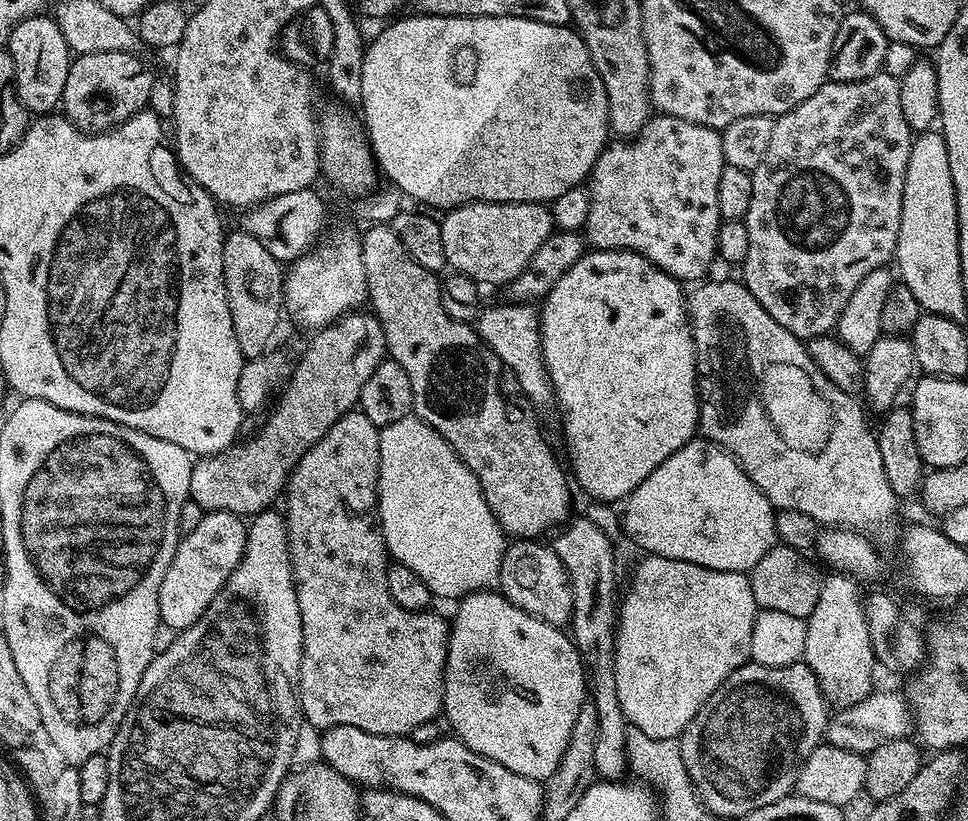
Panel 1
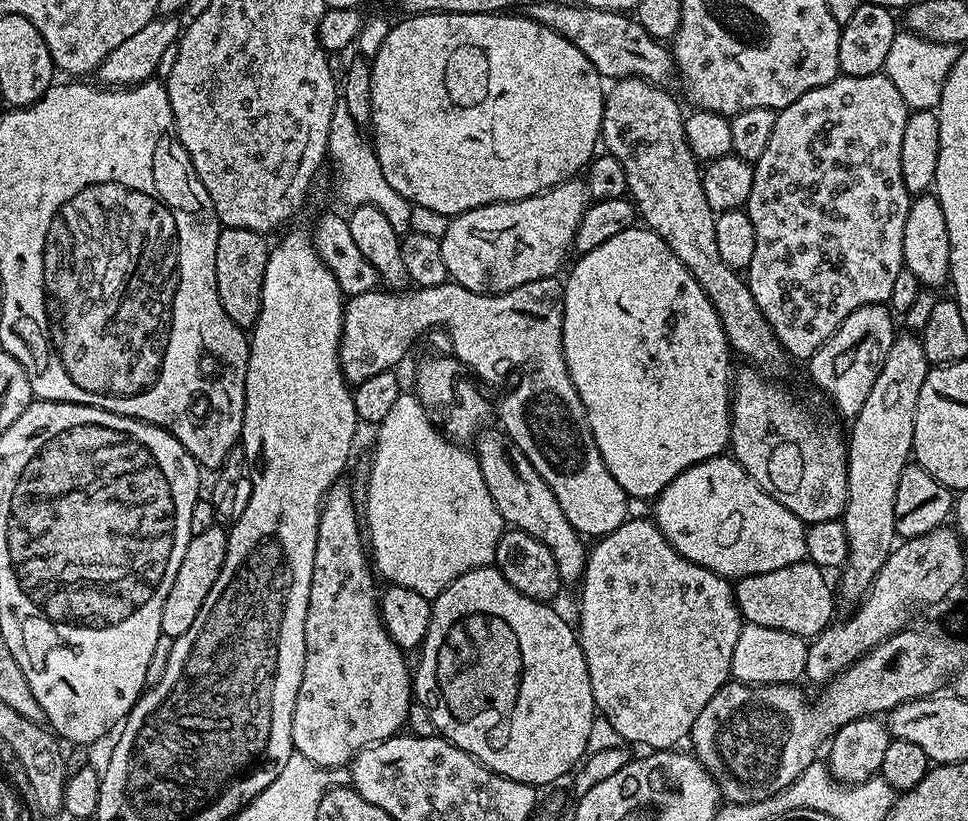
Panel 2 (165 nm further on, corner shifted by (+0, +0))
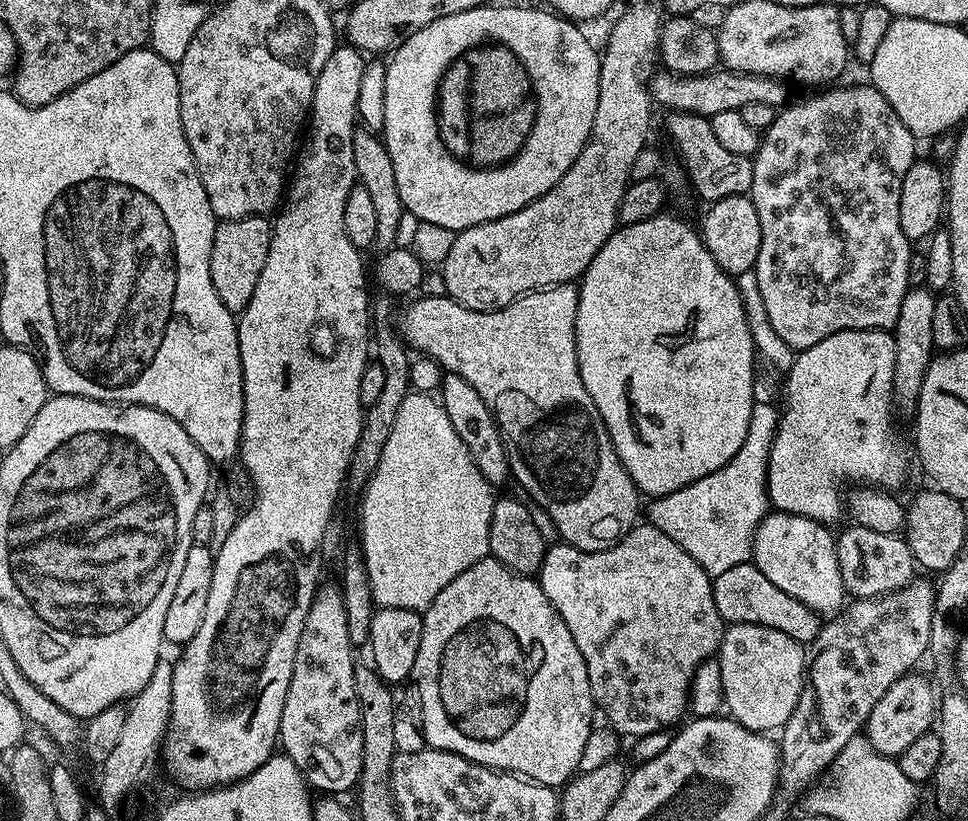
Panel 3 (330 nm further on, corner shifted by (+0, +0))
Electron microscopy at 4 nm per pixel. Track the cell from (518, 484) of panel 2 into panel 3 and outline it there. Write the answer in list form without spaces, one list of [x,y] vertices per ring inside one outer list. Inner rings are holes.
[[[445,372],[438,396],[446,410],[446,418],[450,418],[454,430],[458,430],[458,438],[462,438],[466,450],[470,450],[470,458],[474,458],[474,466],[478,466],[482,478],[486,478],[486,482],[493,486],[510,480],[508,455],[505,454],[504,444],[500,440],[500,427],[496,425],[486,402],[482,402],[482,394],[478,394],[478,390],[474,390],[474,386],[466,382],[466,378],[453,372]]]

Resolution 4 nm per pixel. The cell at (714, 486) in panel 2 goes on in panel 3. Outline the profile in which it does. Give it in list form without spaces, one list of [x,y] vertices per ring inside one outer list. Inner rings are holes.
[[[769,511],[757,527],[753,538],[751,563],[774,582],[779,590],[797,599],[820,618],[832,618],[845,607],[846,593],[842,582],[842,570],[838,570],[838,554],[836,553],[836,536],[828,533],[823,523],[805,516],[795,516],[789,512]]]

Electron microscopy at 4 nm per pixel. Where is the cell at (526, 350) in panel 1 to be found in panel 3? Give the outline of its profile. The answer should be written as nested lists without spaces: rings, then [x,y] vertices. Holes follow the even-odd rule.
[[[575,283],[558,284],[526,292],[505,308],[479,312],[463,308],[449,295],[421,295],[411,301],[413,304],[401,320],[399,317],[398,332],[409,349],[417,348],[417,353],[438,361],[445,372],[466,378],[482,394],[482,402],[486,402],[500,427],[511,475],[528,491],[527,499],[552,519],[553,526],[560,531],[559,539],[583,552],[601,552],[617,544],[637,523],[642,496],[630,474],[626,474],[590,394],[582,386],[576,357],[579,297],[580,289]]]

